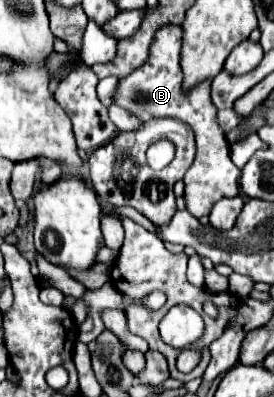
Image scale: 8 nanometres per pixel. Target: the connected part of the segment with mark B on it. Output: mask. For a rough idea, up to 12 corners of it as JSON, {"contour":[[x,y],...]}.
{"contour":[[182,28],[156,30],[148,60],[112,104],[176,118],[196,136],[186,210],[236,196],[240,170],[216,120],[210,82],[182,86]]}

